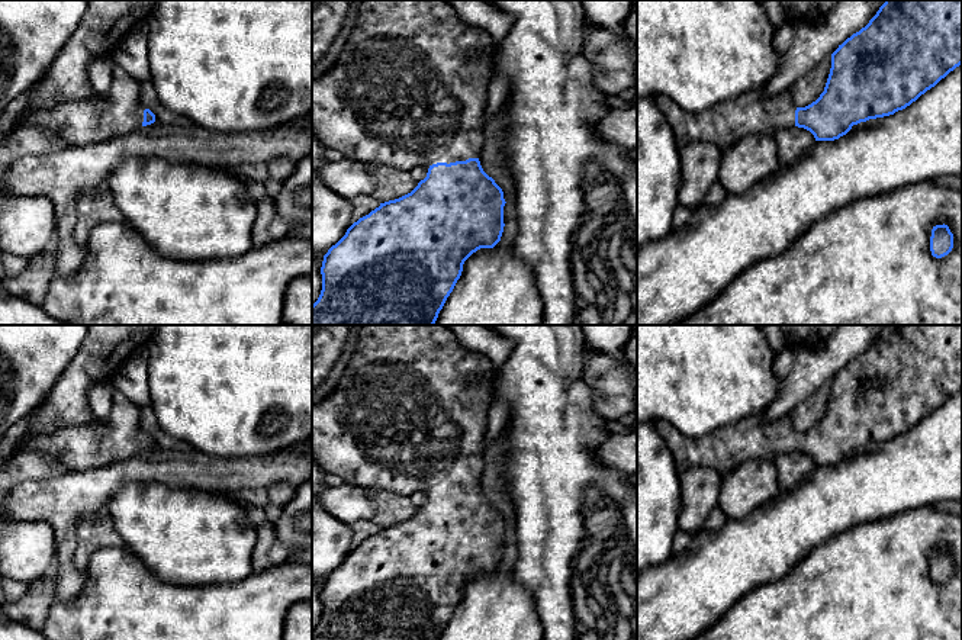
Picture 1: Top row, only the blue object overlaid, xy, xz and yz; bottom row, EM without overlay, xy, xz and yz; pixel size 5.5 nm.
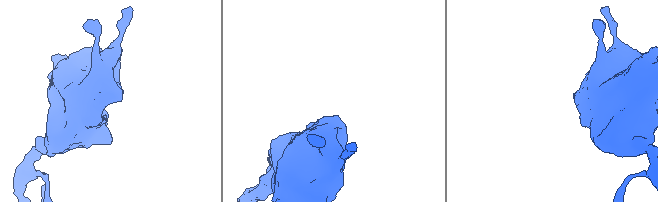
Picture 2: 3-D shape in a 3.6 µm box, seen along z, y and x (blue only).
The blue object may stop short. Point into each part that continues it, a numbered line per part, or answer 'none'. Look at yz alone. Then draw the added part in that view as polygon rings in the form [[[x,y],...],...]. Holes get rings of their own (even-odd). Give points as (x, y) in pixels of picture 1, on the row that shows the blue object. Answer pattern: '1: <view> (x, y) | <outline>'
1: yz (750, 113) | [[[765,87],[698,113],[685,112],[663,94],[653,94],[651,99],[670,125],[681,151],[695,142],[708,142],[727,151],[747,135],[773,135],[779,129],[795,126],[797,106],[788,90],[779,96],[766,96]]]

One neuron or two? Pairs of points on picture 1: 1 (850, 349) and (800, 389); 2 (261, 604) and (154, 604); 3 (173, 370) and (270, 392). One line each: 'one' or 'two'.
1: one
2: one
3: one

